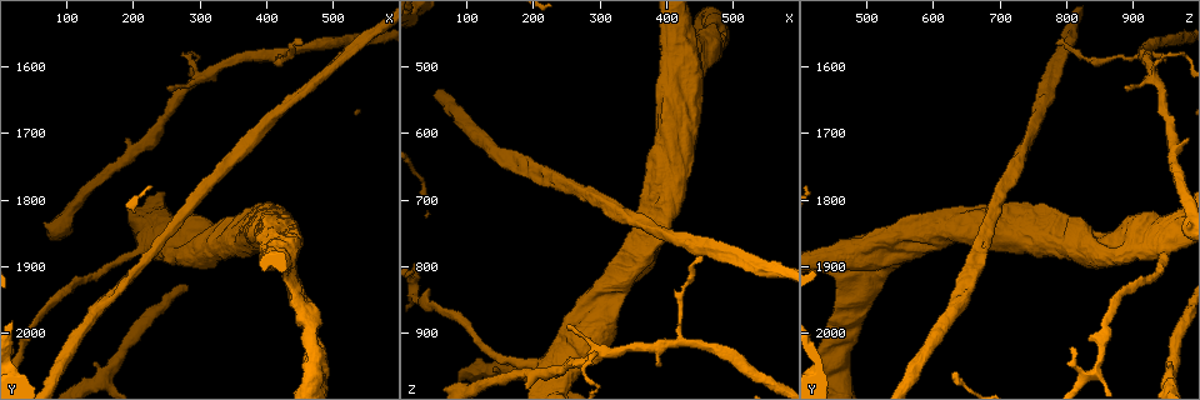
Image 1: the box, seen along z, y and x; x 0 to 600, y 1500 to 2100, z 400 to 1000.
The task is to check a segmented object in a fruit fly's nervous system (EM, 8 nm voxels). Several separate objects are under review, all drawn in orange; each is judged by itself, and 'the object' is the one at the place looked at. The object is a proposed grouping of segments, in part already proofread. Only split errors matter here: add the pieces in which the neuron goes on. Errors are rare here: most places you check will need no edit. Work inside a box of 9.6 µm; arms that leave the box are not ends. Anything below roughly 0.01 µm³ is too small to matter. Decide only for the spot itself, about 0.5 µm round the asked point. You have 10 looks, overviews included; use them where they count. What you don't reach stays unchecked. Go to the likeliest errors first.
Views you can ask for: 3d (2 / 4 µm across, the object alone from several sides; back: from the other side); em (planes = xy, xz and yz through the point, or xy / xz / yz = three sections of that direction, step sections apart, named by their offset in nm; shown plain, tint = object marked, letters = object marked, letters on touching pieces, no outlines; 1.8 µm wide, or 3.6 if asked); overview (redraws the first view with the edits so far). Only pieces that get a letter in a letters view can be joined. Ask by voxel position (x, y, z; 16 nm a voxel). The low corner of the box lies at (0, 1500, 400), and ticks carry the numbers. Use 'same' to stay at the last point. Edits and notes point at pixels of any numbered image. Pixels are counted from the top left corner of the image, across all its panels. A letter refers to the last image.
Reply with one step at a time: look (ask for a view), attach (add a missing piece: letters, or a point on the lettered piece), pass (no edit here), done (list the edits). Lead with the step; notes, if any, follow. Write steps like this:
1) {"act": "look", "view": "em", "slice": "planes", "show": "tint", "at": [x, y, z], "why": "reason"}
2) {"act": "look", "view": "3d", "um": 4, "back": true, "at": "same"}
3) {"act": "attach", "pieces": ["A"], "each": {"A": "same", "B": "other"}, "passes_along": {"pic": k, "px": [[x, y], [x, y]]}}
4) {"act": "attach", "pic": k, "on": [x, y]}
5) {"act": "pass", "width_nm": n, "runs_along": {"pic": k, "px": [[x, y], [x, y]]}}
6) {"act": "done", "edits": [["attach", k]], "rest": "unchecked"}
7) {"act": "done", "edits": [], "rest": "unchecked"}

{"act": "look", "view": "em", "um": 3.6, "slice": "planes", "show": "plain", "at": [480, 2060, 450], "why": "narrows sharply"}

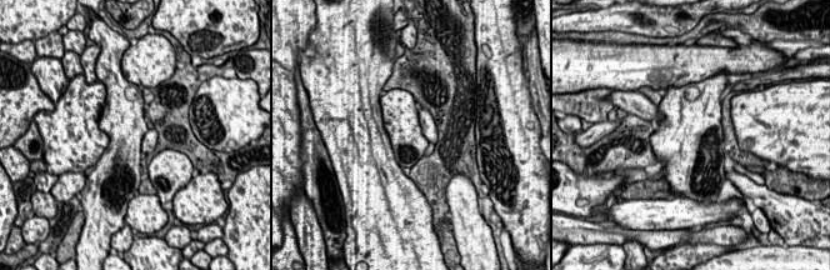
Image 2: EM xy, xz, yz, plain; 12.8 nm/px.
{"act": "look", "view": "em", "um": 3.6, "slice": "planes", "show": "tint", "at": "same", "why": "where the object lies"}

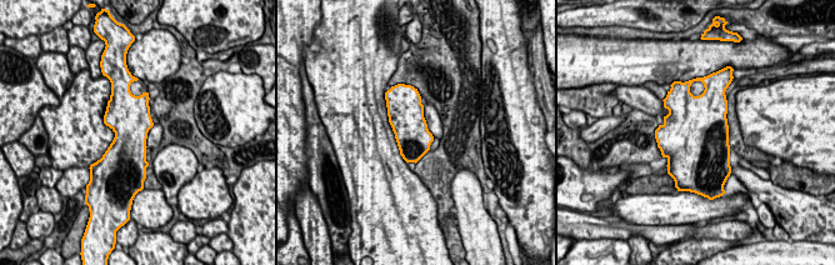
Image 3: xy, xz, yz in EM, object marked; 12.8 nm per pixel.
{"act": "look", "view": "em", "um": 3.6, "slice": "planes", "show": "letters", "at": "same"}

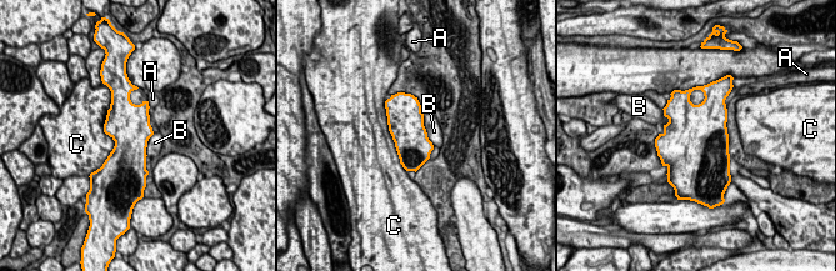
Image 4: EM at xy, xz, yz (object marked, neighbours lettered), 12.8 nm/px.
{"act": "pass", "each": {"A": "other", "B": "other", "C": "other"}, "border": {"pic": 4, "px": [[422, 114], [426, 136], [434, 145]]}, "found": "none of them fits"}

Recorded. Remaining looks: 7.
{"act": "look", "view": "3d", "um": 4, "at": [455, 1570, 790], "why": "thin end"}

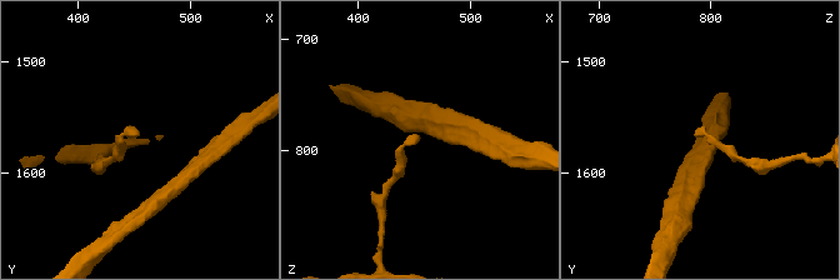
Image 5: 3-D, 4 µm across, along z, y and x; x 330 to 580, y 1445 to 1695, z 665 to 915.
{"act": "look", "view": "em", "slice": "planes", "show": "tint", "at": [456, 1566, 786]}

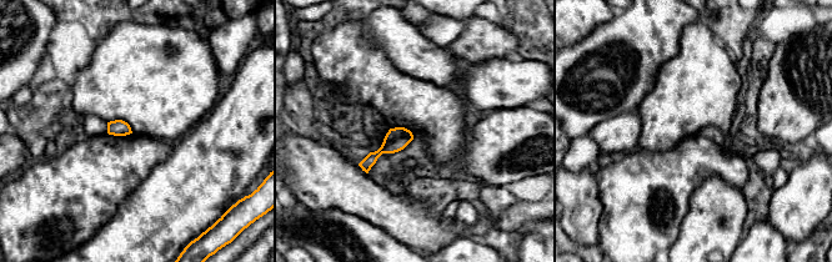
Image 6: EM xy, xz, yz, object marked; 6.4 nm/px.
{"act": "look", "view": "em", "slice": "planes", "show": "letters", "at": "same", "why": "see the neighbours"}

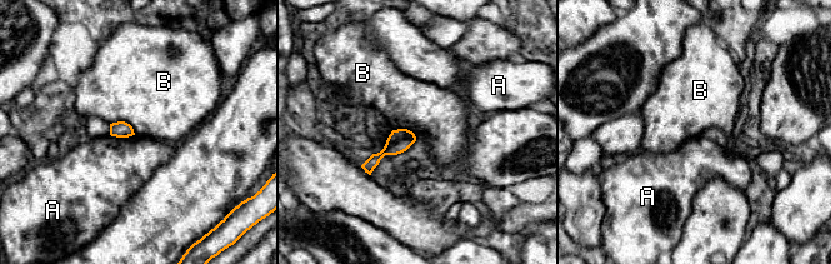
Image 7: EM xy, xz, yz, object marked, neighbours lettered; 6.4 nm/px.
{"act": "pass", "each": {"A": "other", "B": "other"}, "border": {"pic": 7, "px": [[110, 123], [126, 121], [135, 134]]}, "found": "no lettered piece goes on from it"}

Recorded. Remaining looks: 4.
{"act": "look", "view": "em", "slice": "yz", "step": 8, "show": "tint", "at": [250, 1625, 890], "why": "free end"}

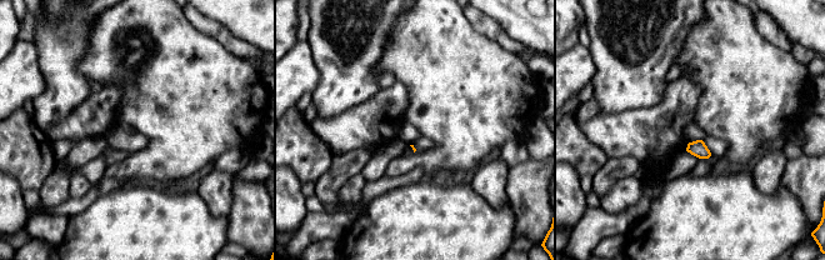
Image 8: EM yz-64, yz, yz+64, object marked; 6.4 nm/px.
{"act": "look", "view": "em", "slice": "planes", "show": "letters", "at": "same"}

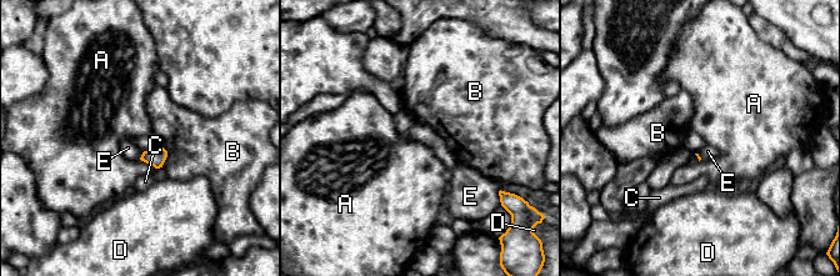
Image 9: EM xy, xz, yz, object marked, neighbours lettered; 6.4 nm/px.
{"act": "pass", "longest_contact_nm": ["B", 140], "each": {"A": "other", "B": "other", "C": "other", "D": "other", "E": "other"}, "border": {"pic": 9, "px": [[143, 152], [139, 159]]}, "found": "none of them fits"}

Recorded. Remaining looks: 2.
{"act": "done", "edits": [], "rest": "unchecked"}

